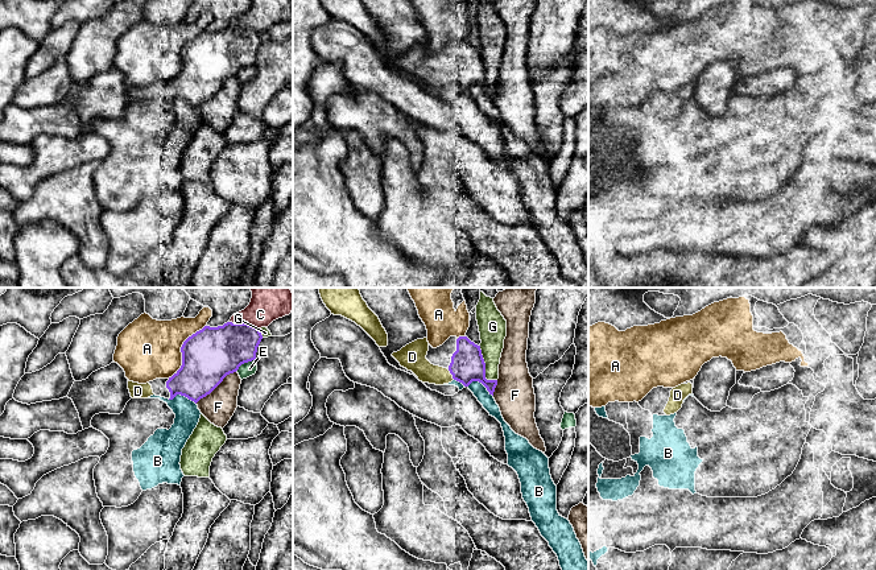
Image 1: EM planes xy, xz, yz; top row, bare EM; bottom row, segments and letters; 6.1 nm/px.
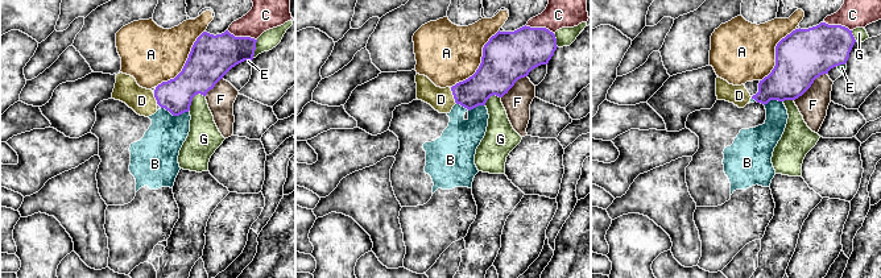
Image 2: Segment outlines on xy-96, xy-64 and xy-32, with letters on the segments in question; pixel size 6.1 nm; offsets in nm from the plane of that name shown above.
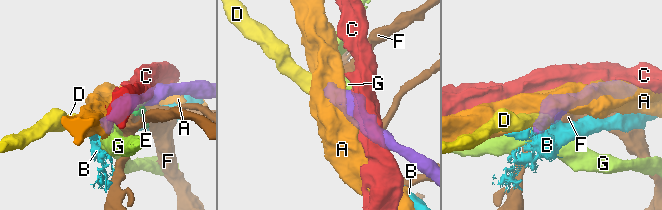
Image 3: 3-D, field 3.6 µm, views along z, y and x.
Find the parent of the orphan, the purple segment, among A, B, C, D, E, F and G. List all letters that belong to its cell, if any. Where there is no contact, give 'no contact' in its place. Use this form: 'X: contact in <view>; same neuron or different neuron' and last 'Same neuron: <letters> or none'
A: contact in xy; different neuron
B: contact in xy; different neuron
C: contact in xy; different neuron
D: contact in xz; same neuron
E: contact in xy; different neuron
F: contact in xy; different neuron
G: contact in xz; different neuron
Same neuron: D

